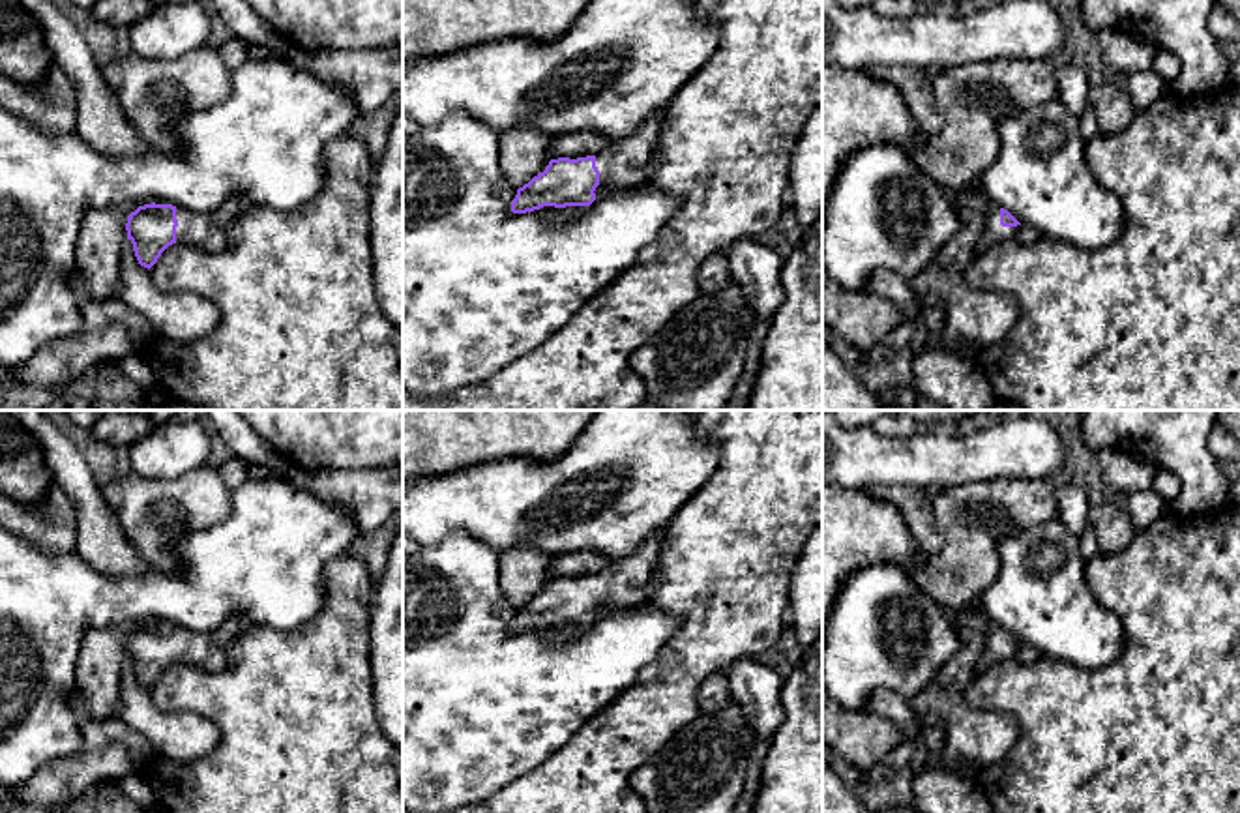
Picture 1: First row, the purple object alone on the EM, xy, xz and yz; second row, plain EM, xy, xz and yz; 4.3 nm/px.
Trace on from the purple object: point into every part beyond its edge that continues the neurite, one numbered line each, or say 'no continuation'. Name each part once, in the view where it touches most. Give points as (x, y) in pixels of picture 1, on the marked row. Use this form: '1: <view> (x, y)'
1: xz (622, 163)

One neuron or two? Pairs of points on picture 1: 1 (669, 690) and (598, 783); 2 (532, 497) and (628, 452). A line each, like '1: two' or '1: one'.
1: one
2: one

